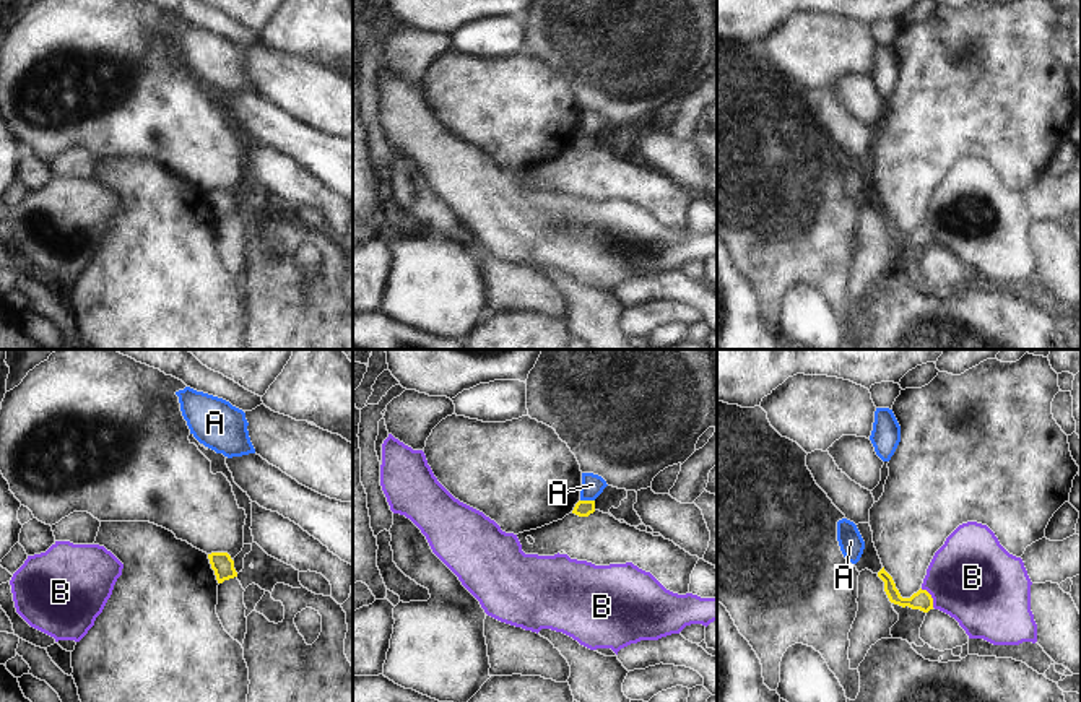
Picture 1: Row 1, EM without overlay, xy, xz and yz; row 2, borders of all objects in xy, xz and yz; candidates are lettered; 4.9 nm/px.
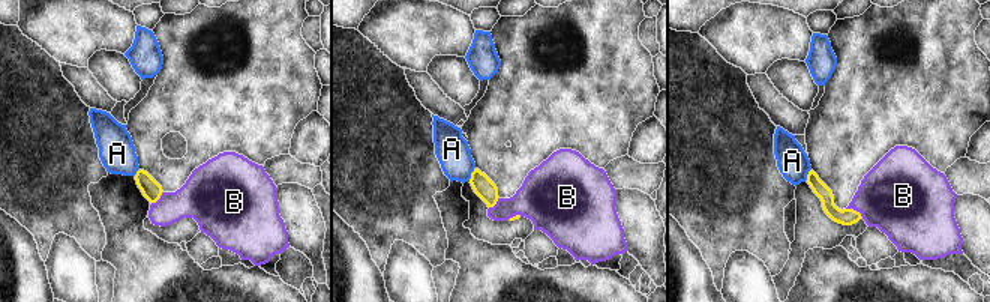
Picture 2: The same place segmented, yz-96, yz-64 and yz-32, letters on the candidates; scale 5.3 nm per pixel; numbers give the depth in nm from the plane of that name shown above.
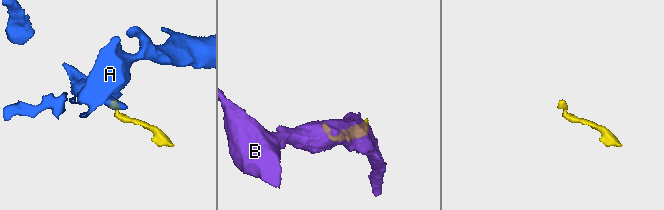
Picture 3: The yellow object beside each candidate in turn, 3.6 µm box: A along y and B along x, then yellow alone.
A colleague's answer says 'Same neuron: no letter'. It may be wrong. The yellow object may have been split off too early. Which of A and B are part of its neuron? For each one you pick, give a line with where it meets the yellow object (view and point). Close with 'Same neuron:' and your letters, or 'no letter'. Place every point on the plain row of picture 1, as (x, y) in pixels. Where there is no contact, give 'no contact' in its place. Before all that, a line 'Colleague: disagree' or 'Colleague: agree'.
Colleague: agree
Same neuron: no letter

